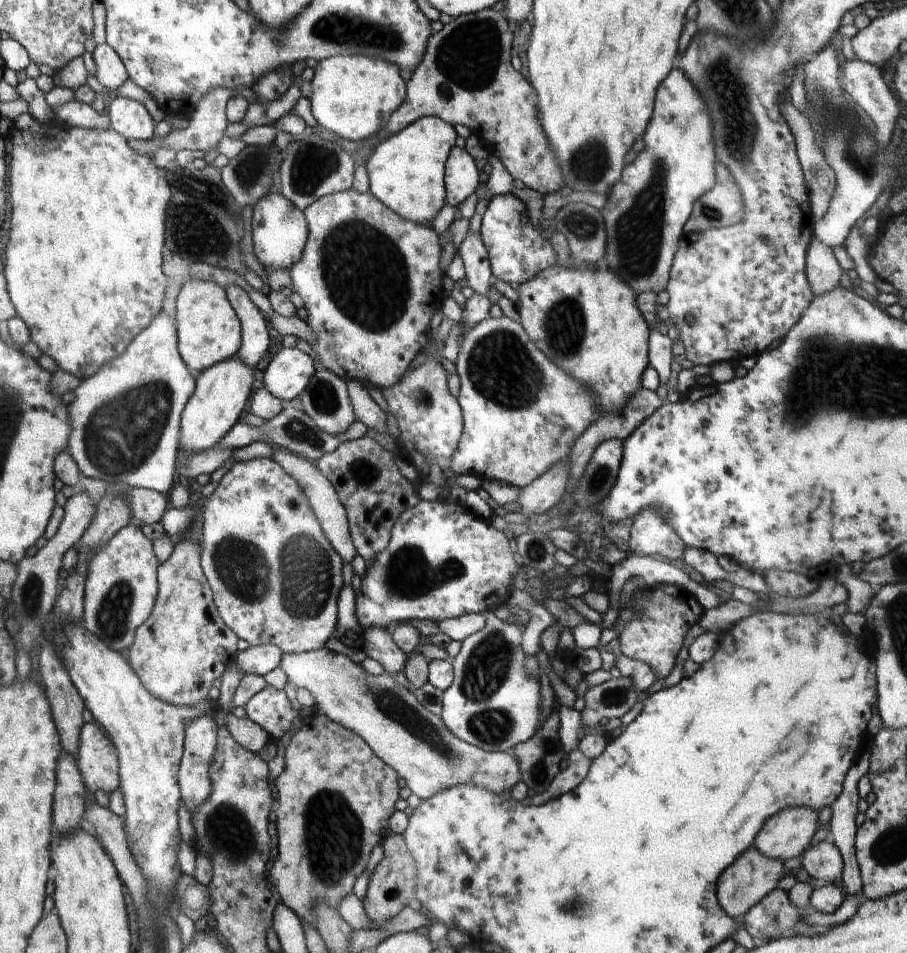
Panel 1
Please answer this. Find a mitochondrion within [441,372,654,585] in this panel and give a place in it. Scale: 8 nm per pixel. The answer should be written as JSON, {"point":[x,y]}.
{"point":[595,483]}

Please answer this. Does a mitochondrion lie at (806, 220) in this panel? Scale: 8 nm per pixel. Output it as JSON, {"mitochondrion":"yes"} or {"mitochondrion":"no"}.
{"mitochondrion":"no"}

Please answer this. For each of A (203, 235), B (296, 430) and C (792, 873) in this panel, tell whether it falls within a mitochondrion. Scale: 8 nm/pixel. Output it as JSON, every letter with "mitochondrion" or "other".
{"A":"mitochondrion","B":"mitochondrion","C":"other"}

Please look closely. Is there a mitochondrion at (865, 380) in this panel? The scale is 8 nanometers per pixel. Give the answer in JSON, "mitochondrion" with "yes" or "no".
{"mitochondrion":"yes"}

